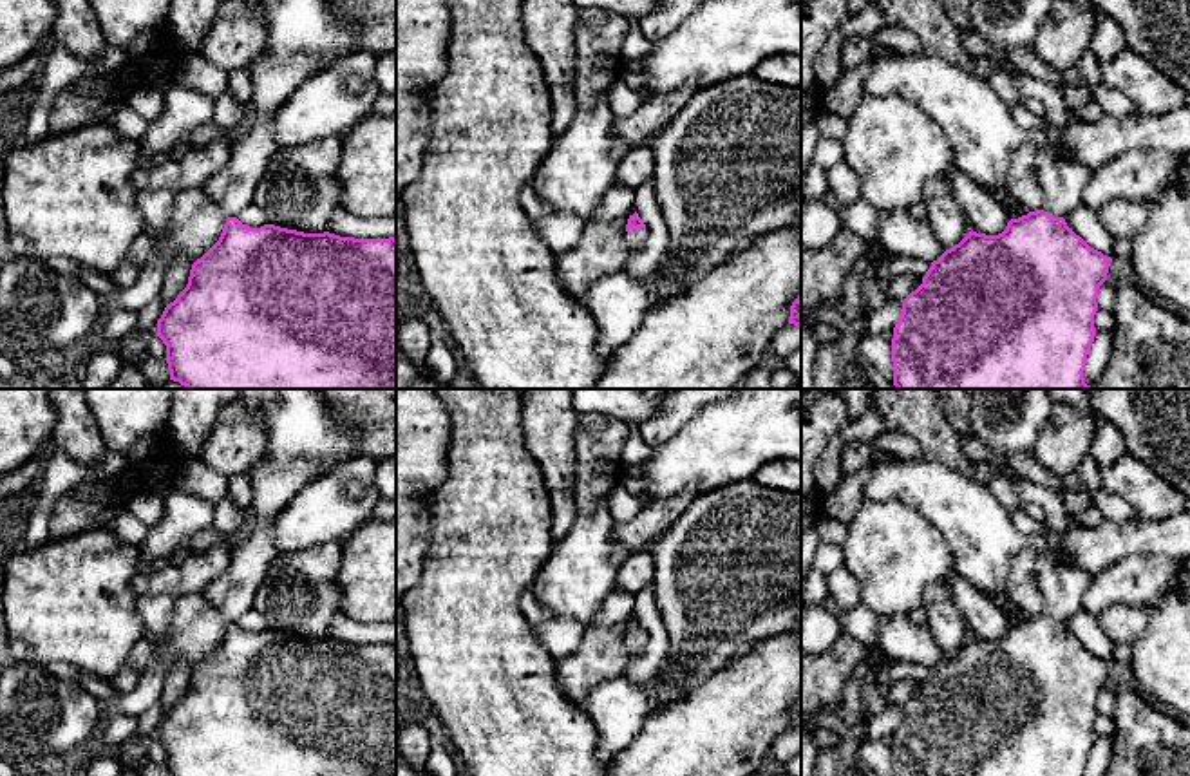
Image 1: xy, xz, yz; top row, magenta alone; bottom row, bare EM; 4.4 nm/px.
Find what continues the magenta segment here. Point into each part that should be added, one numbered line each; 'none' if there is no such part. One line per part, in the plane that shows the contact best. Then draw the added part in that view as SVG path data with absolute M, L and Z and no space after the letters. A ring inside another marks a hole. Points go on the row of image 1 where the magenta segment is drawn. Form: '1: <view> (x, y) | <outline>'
1: yz (1062, 179) | M1062 145L1036 148L1036 170L1044 188L1042 210L1053 217L1065 217L1083 204L1083 190L1092 170L1071 161Z

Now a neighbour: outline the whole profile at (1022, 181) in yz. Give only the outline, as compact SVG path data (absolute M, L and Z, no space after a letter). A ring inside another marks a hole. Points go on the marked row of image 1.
M1022 145L1009 159L1006 170L1006 190L1027 210L1042 210L1044 188L1036 170L1036 148Z

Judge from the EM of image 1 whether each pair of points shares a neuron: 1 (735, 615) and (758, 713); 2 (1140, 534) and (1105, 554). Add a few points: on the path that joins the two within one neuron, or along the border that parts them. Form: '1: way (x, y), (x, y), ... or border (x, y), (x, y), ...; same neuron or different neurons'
1: border (729, 662), (695, 688); different neurons
2: way (1131, 538), (1120, 539), (1114, 545); same neuron

